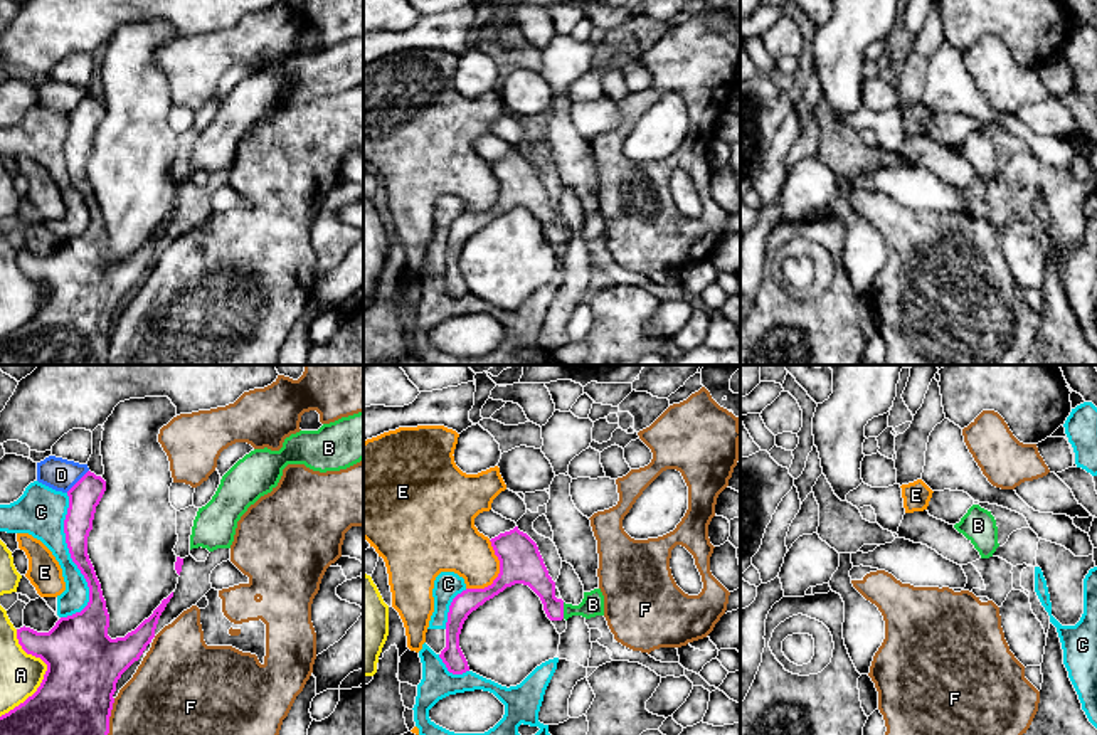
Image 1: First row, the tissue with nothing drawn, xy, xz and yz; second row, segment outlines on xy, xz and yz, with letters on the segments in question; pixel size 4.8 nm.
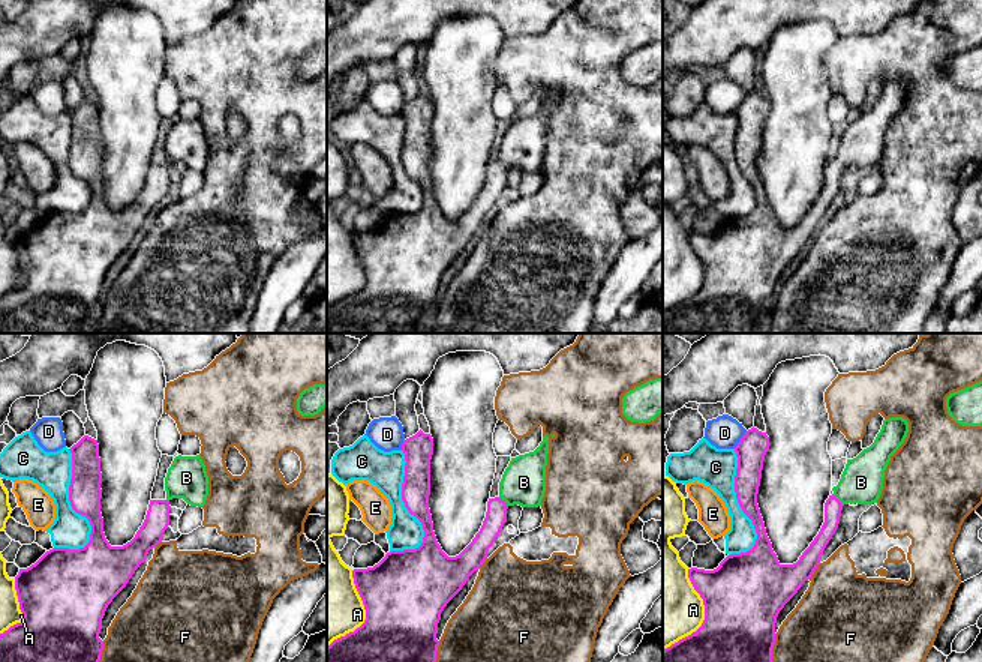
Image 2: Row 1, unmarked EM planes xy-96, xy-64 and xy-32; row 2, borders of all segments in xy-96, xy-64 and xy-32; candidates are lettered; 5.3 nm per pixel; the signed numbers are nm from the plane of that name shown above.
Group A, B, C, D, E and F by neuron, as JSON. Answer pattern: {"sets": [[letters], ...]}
{"sets": [["A"], ["B"], ["C"], ["D"], ["E"], ["F"]]}

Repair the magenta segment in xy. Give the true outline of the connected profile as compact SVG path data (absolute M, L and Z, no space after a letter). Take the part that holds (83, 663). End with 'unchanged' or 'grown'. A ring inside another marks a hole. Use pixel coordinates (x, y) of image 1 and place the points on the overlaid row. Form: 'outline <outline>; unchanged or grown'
outline M91 471L67 491L69 508L64 520L66 543L72 562L87 582L89 602L81 612L61 617L49 632L37 632L25 626L17 629L17 639L22 649L27 654L40 658L47 664L47 671L32 696L0 716L0 735L108 735L116 683L140 659L155 637L158 619L173 597L172 592L148 619L125 637L111 639L108 636L109 614L101 584L87 555L87 537L93 530L96 506L104 491L106 481Z; unchanged

